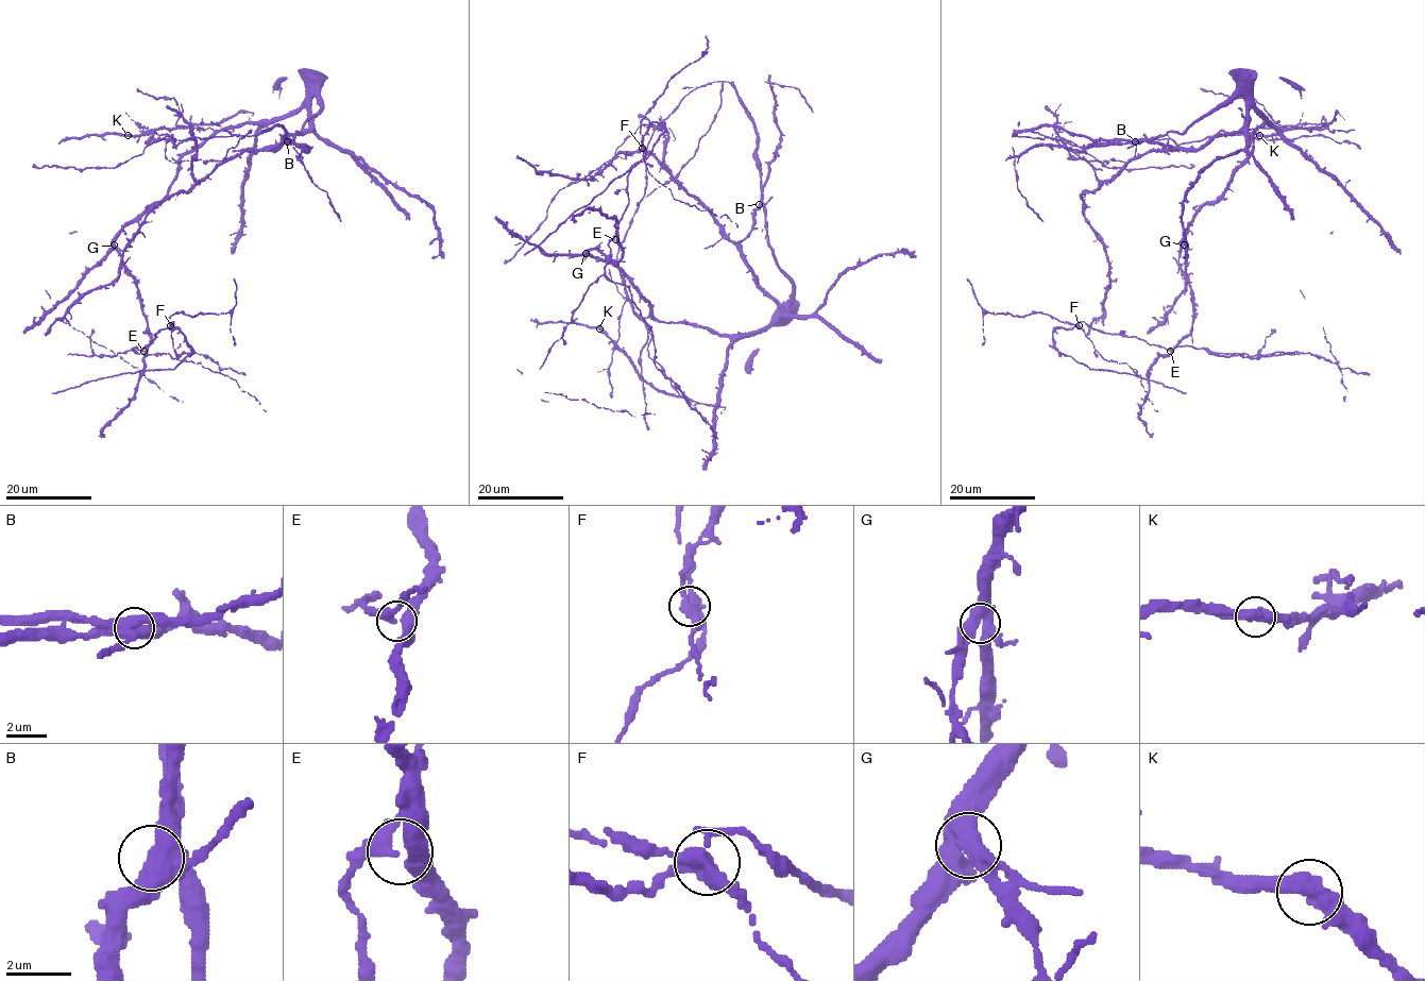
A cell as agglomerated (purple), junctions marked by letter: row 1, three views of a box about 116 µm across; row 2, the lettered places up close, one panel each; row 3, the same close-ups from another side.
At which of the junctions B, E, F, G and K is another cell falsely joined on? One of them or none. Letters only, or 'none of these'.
F

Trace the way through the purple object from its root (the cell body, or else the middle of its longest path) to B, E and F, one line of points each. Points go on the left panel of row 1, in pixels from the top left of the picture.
B: (319, 111), (304, 123), (301, 132), (297, 131), (294, 137), (287, 141)
E: (319, 111), (310, 96), (210, 134), (120, 233), (151, 338), (143, 351)
F: (319, 111), (310, 96), (210, 134), (120, 233), (151, 338), (142, 350), (170, 325)

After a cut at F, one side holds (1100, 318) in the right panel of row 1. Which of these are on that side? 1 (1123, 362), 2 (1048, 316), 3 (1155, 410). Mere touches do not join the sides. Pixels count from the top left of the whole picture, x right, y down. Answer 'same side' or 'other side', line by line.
1: other side
2: same side
3: other side

